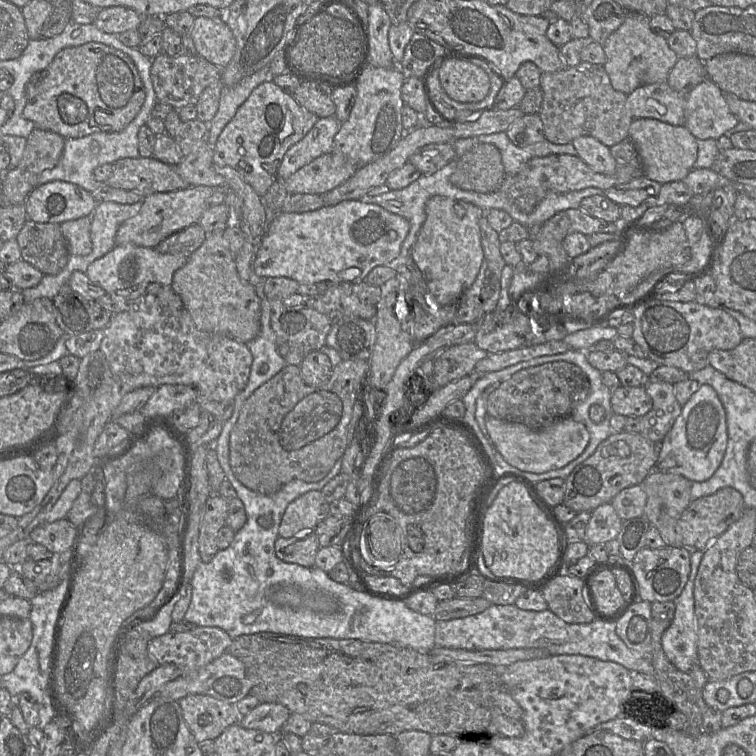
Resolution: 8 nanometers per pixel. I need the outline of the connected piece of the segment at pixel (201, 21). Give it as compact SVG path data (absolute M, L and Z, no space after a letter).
M195 18L190 36L198 55L220 69L228 65L235 53L235 37L221 19Z

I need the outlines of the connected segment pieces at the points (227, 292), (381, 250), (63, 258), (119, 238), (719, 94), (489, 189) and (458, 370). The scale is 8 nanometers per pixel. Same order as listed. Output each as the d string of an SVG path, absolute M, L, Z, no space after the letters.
M224 230L207 234L206 240L188 257L186 264L174 273L171 287L181 298L198 330L225 335L243 343L259 334L260 300L254 287L240 278Z
M347 200L304 213L280 211L270 218L255 258L254 271L259 277L286 277L302 283L321 281L360 283L376 266L395 265L400 261L409 222L384 208Z
M27 220L15 240L20 247L21 260L43 275L58 274L70 256L59 224Z
M197 185L183 189L153 193L144 197L137 215L124 221L116 234L116 245L135 245L156 248L164 239L172 234L198 223L203 212L209 207L208 199L214 188Z
M709 77L692 88L685 105L685 126L697 139L715 139L728 133L739 123L727 103L725 93Z
M481 143L458 160L450 181L462 190L490 194L500 189L505 178L499 149L492 144Z
M474 342L450 346L433 358L434 379L441 387L472 374L476 363L487 355Z

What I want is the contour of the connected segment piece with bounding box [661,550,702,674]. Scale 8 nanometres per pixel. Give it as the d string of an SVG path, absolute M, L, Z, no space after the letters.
M692 550L691 570L681 594L674 600L676 609L671 625L662 635L662 649L667 659L684 673L699 665L697 655L698 624L693 595L694 581L702 552Z

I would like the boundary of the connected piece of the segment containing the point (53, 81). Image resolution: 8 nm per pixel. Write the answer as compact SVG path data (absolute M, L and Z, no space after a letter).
M86 43L60 51L48 67L31 76L26 84L23 115L36 127L57 133L64 139L81 138L97 132L122 131L140 112L145 98L145 87L129 56L102 43Z

